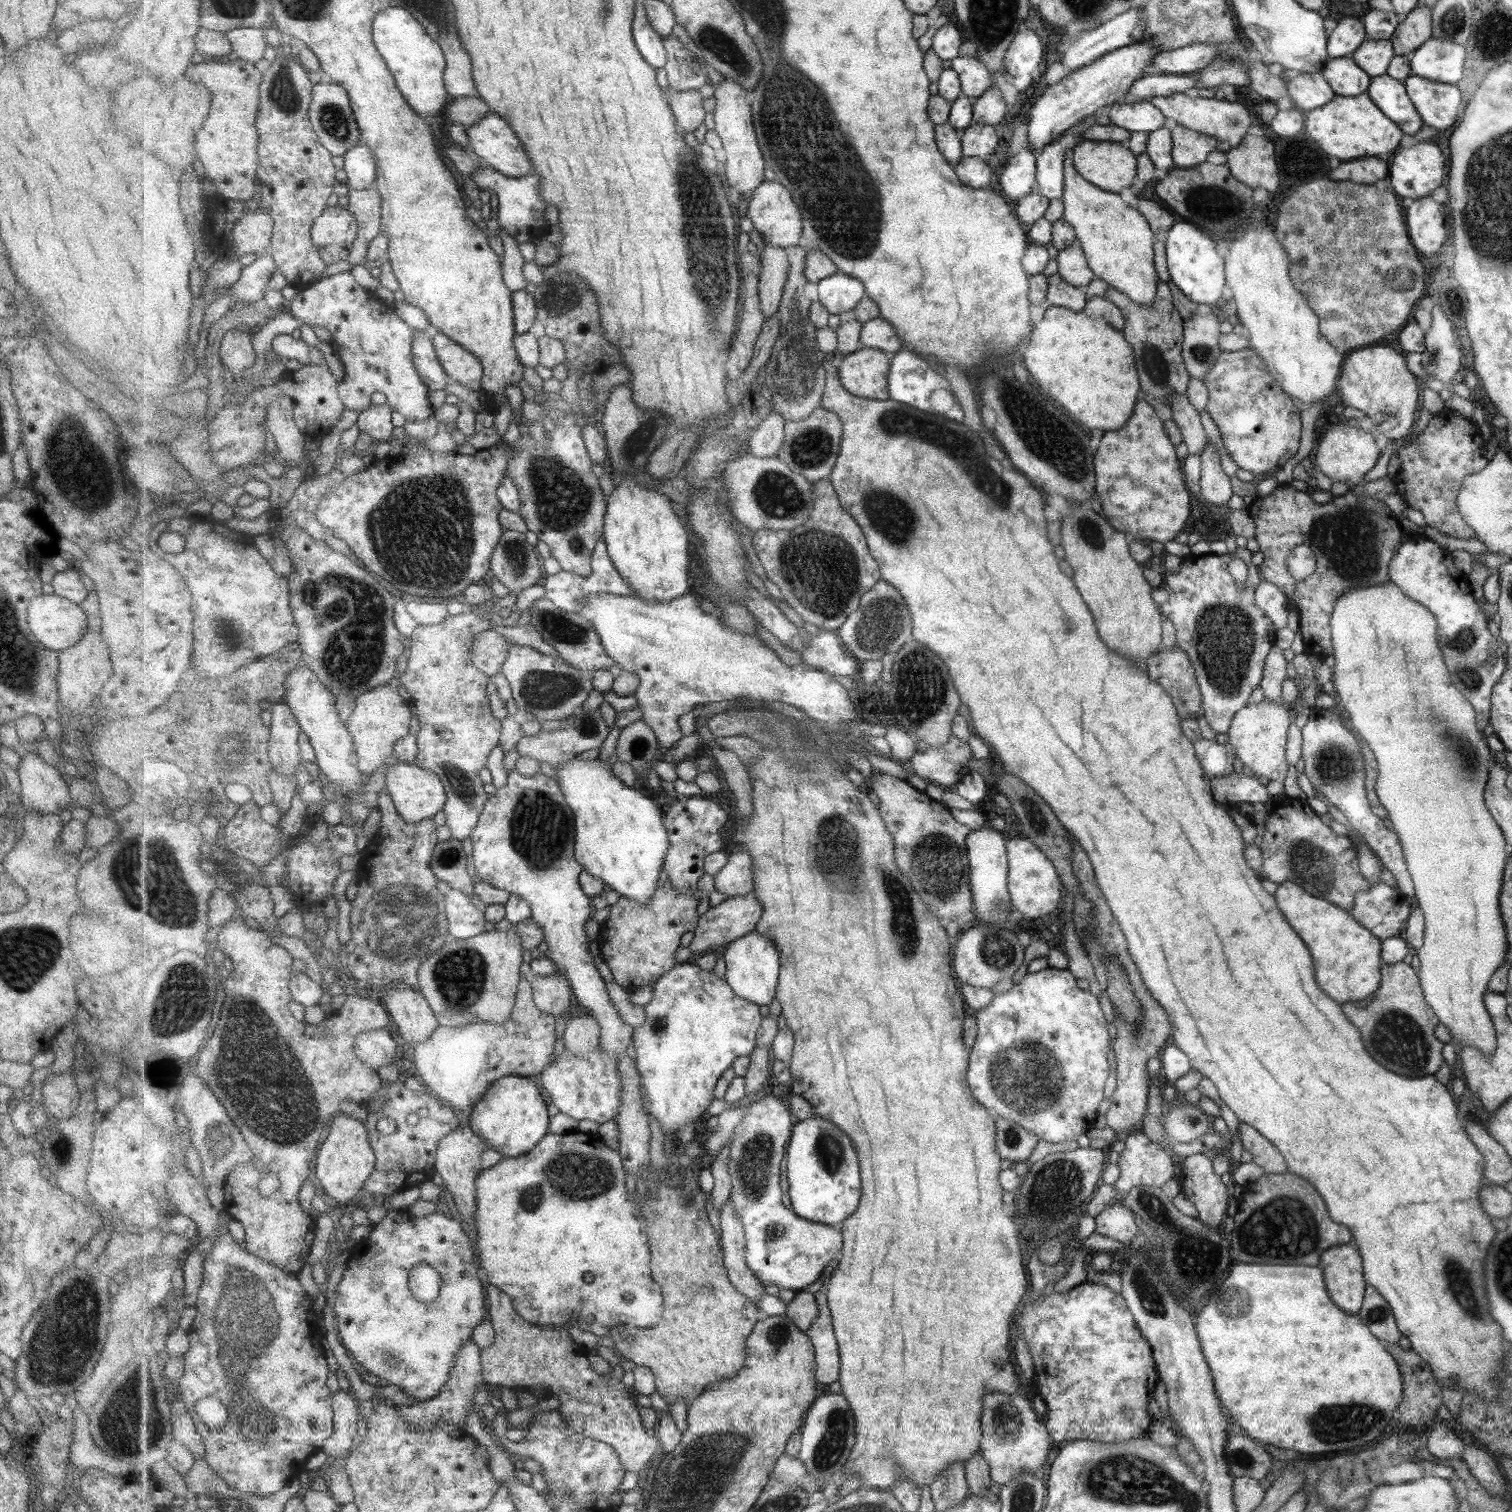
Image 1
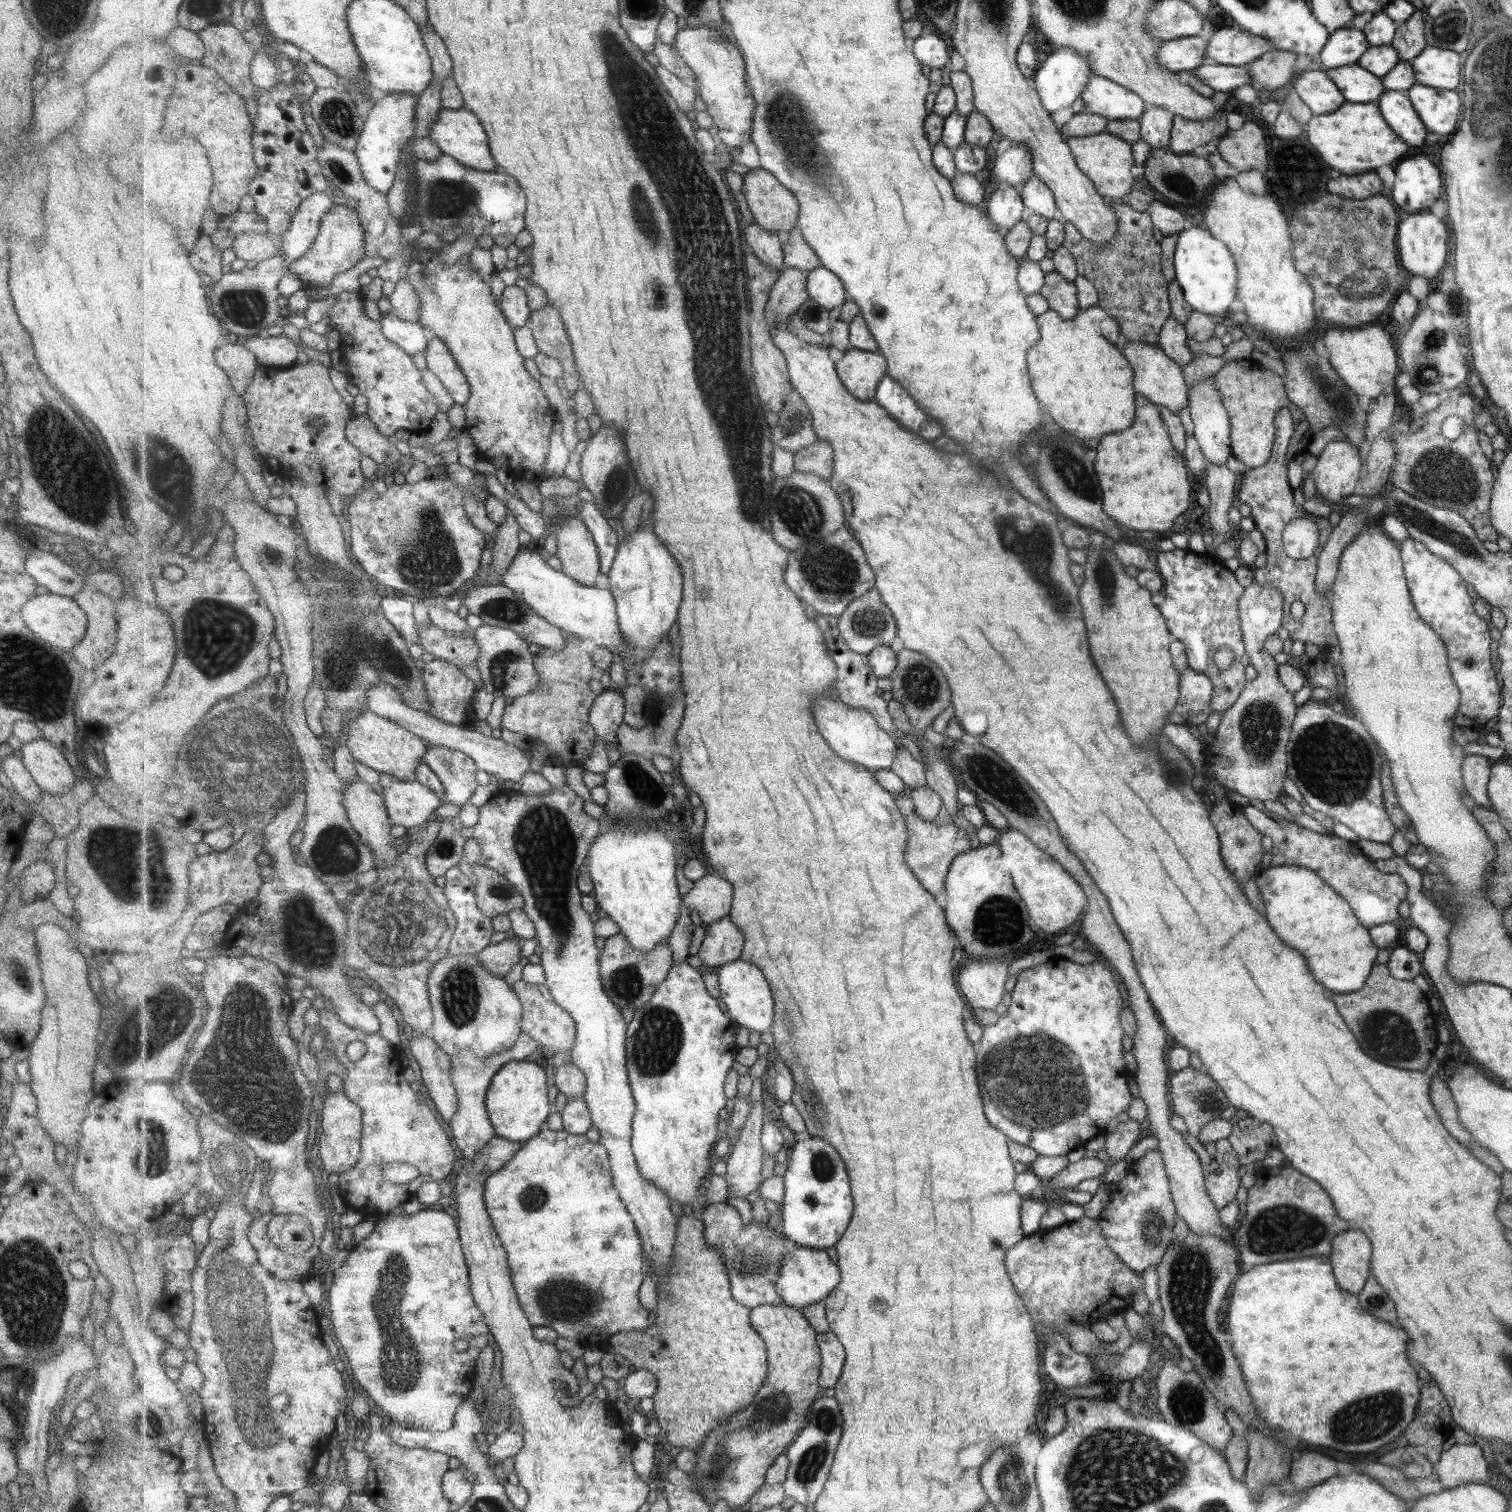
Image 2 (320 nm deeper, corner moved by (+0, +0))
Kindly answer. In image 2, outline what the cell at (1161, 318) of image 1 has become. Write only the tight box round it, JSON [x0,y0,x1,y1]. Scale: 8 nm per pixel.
[1061,201,1170,346]

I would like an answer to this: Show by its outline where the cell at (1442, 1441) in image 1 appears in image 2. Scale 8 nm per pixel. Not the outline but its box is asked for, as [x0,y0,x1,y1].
[1435,1444,1487,1488]

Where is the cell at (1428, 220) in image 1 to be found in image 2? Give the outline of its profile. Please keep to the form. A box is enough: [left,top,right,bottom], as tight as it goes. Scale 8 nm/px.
[1397,210,1445,278]

